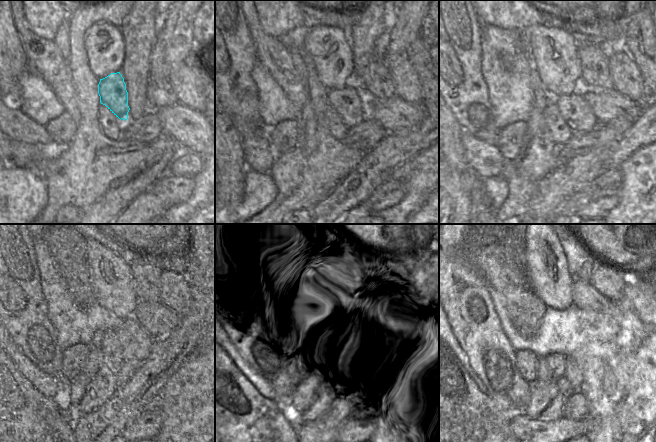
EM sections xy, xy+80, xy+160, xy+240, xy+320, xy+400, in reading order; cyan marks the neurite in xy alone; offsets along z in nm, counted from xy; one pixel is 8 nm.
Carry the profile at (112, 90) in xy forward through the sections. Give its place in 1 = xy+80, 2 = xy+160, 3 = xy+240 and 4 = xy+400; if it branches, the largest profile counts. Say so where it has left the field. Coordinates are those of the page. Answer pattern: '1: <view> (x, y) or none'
1: xy+80 (351, 107)
2: xy+160 (574, 109)
3: xy+240 (133, 340)
4: xy+400 (573, 372)

